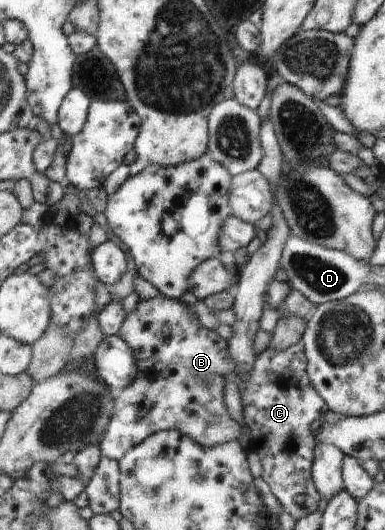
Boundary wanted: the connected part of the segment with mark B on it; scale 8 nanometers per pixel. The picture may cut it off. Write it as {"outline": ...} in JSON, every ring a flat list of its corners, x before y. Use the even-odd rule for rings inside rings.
{"outline":[[163,295,140,299,137,307,126,314,117,334,133,350,138,372,136,378,123,388,121,395,114,399,115,413,98,443,103,456,119,461,133,446,139,446,159,430,180,431,204,446,235,442,241,437,240,423,227,412,223,395,227,379,236,380,236,361,230,354,228,340,217,330,202,326,194,306]]}

